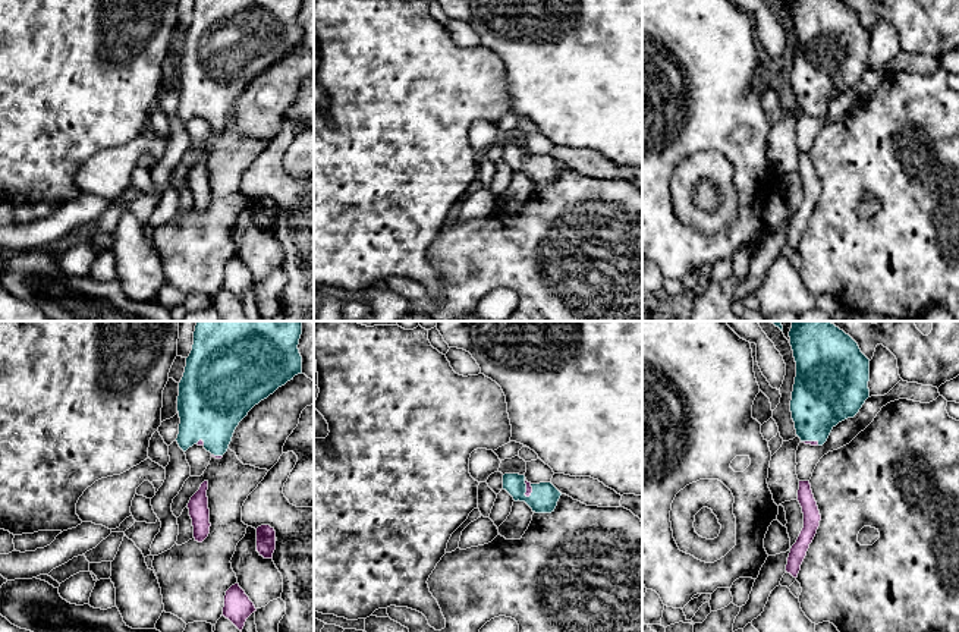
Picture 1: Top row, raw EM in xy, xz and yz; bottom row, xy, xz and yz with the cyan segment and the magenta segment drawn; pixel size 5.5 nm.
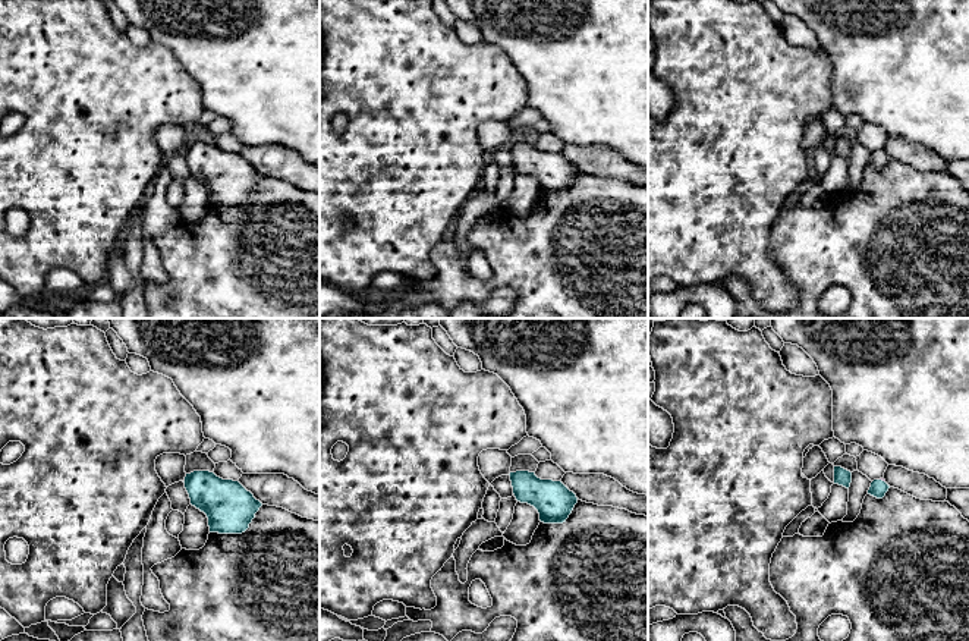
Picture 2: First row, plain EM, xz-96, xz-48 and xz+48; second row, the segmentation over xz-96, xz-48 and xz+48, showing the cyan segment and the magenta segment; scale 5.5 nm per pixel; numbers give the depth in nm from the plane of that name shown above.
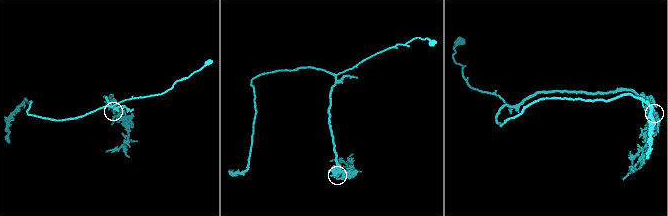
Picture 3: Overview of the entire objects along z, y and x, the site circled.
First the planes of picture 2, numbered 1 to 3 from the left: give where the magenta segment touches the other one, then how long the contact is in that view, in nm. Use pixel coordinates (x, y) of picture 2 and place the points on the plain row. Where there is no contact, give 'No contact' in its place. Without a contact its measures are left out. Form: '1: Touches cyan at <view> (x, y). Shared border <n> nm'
1: No contact
2: No contact
3: Touches cyan at xz+48 (881, 151). Shared border 40 nm

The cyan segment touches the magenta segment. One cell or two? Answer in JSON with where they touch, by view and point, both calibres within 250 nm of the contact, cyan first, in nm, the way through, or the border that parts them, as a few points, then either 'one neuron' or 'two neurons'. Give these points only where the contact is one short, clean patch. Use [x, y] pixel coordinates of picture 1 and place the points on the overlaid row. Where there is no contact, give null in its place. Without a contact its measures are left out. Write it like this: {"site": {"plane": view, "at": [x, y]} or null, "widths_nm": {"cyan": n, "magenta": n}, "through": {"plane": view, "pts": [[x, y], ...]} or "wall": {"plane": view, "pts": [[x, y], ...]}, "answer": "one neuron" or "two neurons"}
{"site": {"plane": "xz", "at": [525, 490]}, "widths_nm": {"cyan": 150, "magenta": 30}, "through": {"plane": "xz", "pts": [[544, 496], [525, 490], [528, 484]]}, "answer": "one neuron"}

